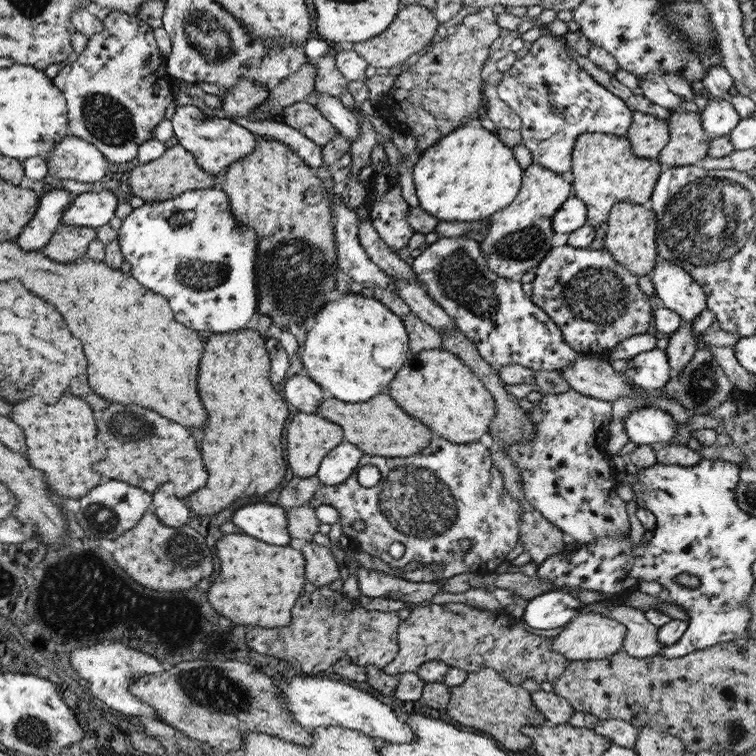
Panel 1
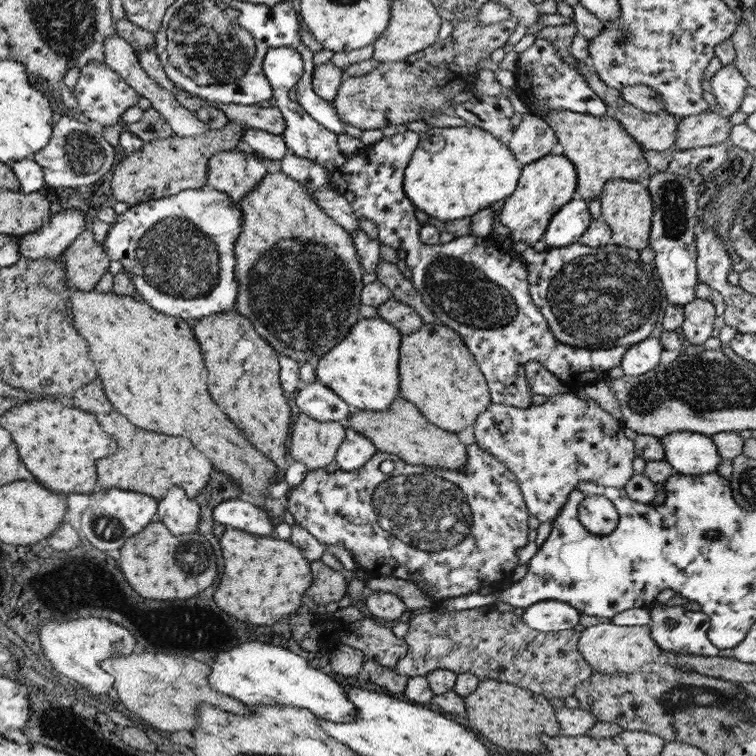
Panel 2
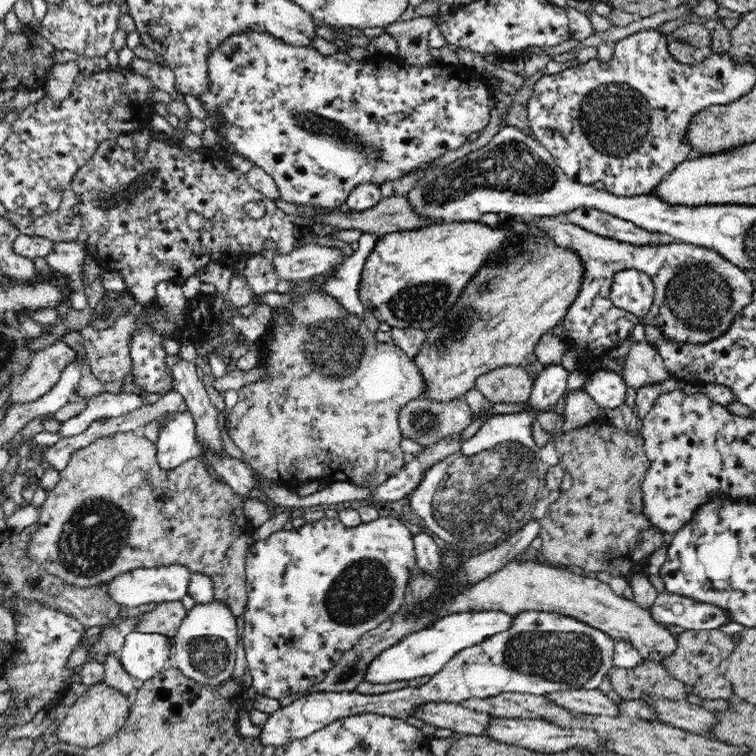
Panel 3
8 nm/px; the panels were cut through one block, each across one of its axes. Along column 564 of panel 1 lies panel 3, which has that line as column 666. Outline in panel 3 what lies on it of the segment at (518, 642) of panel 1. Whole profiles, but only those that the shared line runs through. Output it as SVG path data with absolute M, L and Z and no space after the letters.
M686 630L678 636L678 648L661 660L664 668L678 680L681 680L690 690L700 698L708 700L732 700L734 694L730 681L722 674L722 666L727 656L734 652L736 638L720 632L720 630Z

